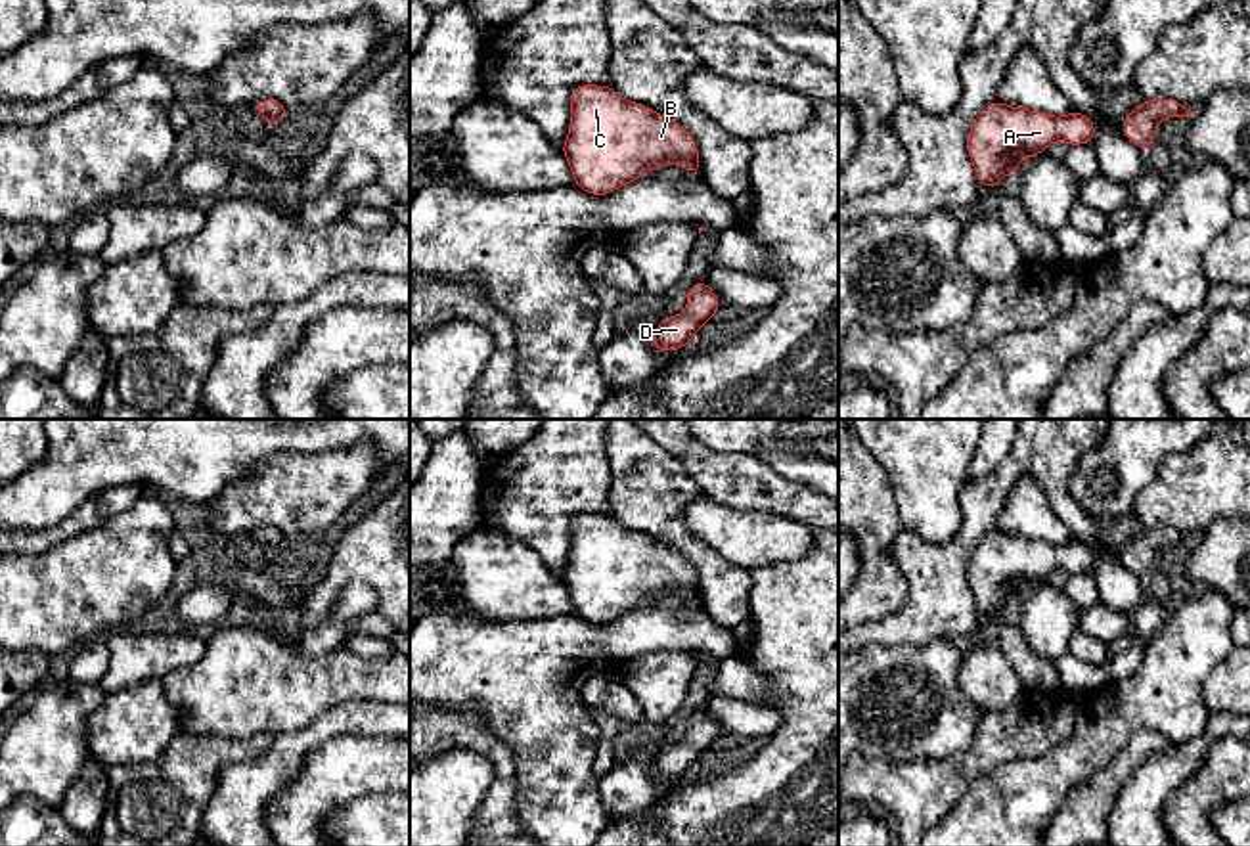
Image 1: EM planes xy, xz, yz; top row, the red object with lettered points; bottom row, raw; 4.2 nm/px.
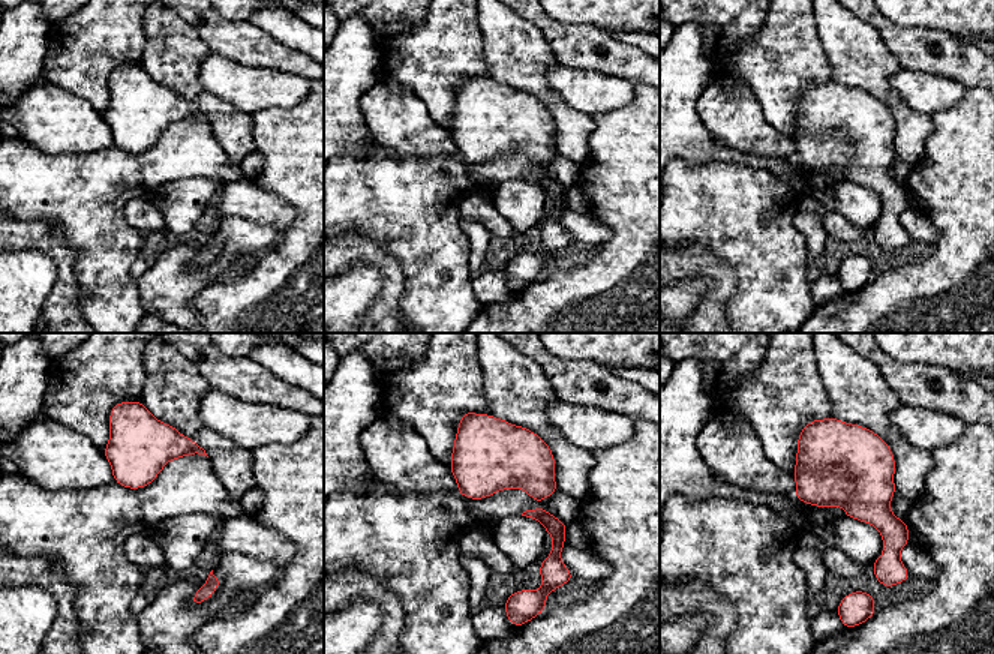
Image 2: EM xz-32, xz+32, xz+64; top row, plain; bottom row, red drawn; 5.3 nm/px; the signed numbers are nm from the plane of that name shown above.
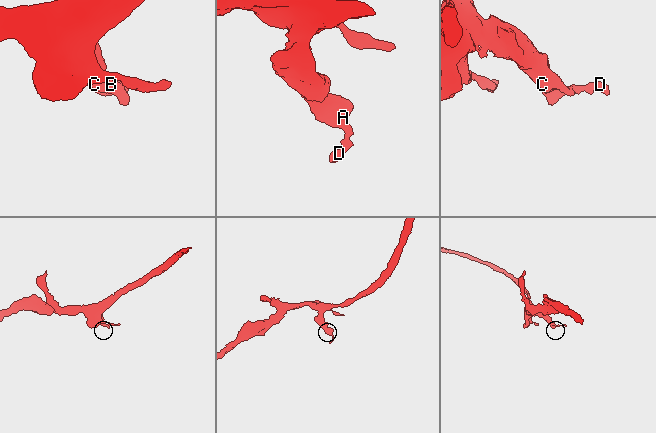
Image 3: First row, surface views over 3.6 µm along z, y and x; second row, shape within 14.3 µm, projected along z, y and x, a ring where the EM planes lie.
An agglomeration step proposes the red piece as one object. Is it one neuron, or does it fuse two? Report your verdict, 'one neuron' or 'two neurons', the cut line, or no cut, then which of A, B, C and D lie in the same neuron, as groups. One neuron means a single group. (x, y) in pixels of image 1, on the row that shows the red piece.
one neuron; no cut; A B C D

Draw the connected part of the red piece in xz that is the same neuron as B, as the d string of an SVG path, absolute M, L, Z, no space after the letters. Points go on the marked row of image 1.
M613 86L572 90L563 155L578 188L607 195L668 163L701 174L693 136L676 121L630 100Z

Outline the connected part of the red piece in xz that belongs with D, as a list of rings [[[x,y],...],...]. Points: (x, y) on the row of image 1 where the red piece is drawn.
[[[706,281],[693,283],[685,310],[680,316],[666,316],[657,325],[651,345],[662,352],[683,348],[703,323],[716,316],[718,306],[718,297]]]

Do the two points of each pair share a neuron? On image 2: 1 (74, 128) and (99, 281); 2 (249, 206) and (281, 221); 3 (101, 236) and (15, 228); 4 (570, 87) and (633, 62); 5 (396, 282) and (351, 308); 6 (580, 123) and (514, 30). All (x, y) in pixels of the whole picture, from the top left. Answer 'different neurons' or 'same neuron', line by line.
1: different neurons
2: same neuron
3: different neurons
4: different neurons
5: different neurons
6: same neuron

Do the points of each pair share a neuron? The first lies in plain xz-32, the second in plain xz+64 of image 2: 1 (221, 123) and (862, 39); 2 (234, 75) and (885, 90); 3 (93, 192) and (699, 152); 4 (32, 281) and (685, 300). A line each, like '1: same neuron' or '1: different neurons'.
1: same neuron
2: different neurons
3: different neurons
4: same neuron

